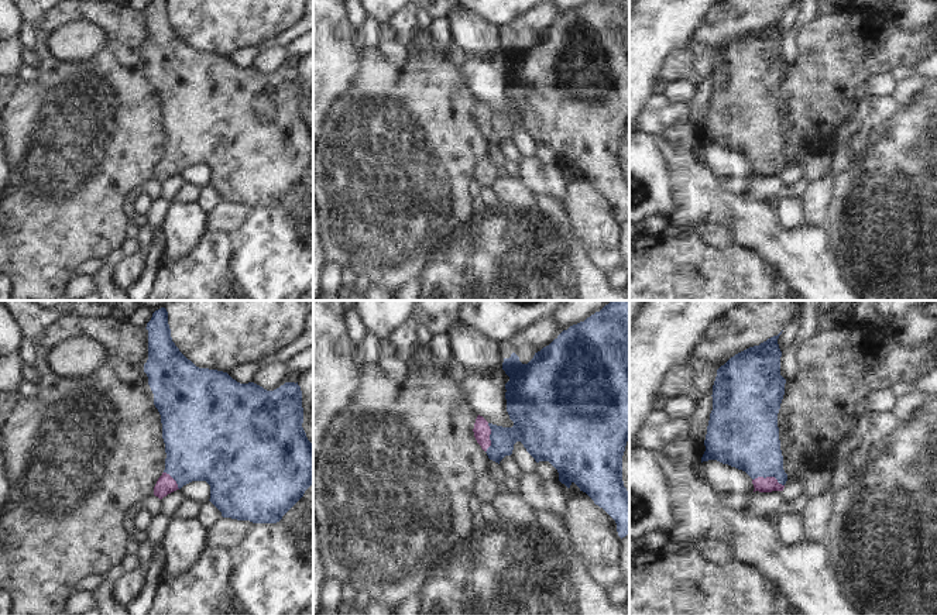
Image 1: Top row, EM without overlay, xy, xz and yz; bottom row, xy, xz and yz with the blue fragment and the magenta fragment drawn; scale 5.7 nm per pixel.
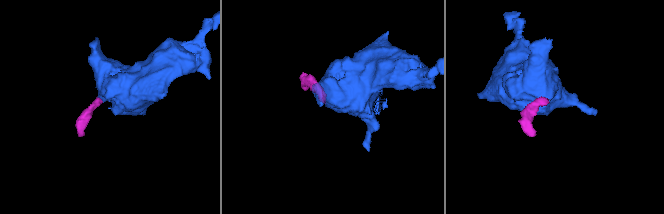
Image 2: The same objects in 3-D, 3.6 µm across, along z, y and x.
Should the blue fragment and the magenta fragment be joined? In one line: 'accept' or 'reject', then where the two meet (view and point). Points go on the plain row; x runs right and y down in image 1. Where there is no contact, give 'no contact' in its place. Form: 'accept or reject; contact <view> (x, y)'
accept; contact yz (768, 160)

